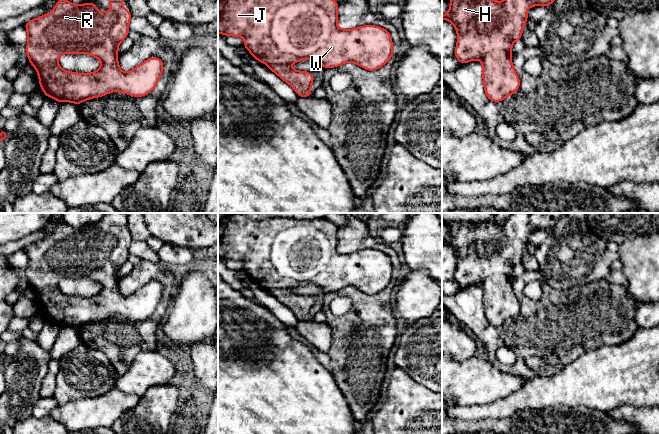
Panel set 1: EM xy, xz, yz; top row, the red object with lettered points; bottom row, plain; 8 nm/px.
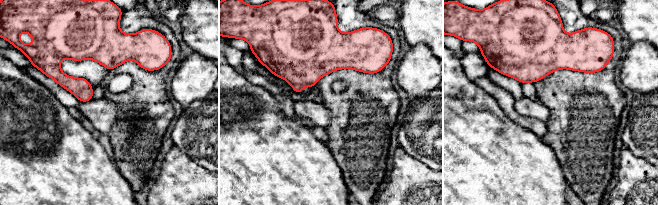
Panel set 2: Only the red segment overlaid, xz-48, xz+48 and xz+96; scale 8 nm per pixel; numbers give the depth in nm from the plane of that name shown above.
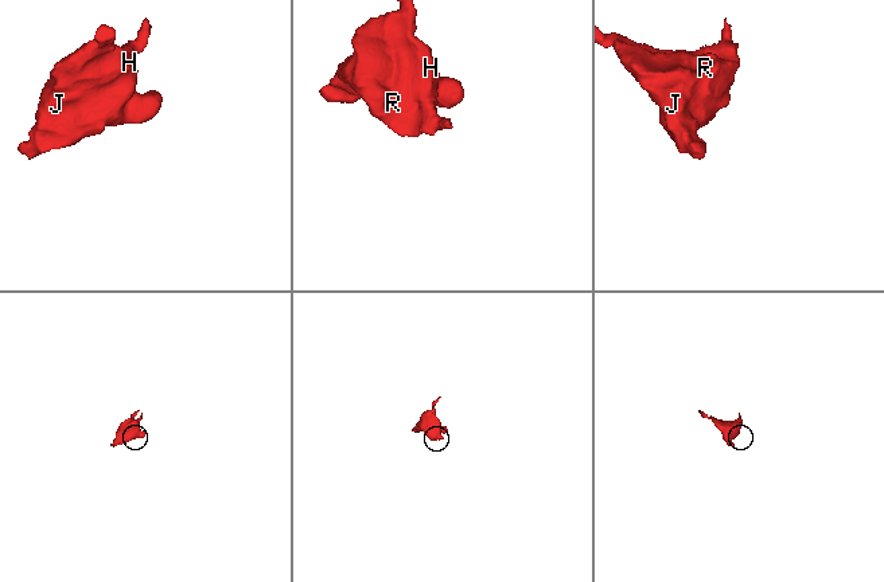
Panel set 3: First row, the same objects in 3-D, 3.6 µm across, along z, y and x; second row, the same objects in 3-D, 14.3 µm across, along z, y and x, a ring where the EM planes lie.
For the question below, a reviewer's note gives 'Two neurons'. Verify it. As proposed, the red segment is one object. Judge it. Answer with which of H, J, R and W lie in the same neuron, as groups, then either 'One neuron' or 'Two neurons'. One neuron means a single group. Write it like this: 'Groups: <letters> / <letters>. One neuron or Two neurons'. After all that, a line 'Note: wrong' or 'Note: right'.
Groups: H J R W. One neuron
Note: wrong

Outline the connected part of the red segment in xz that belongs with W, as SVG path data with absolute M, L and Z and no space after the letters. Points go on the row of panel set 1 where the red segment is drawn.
M218 0L218 33L244 37L246 50L288 83L299 97L311 96L314 75L311 72L294 70L290 67L293 62L313 59L326 70L353 62L368 71L375 71L393 58L393 42L389 30L375 25L340 29L337 21L338 2L336 0Z

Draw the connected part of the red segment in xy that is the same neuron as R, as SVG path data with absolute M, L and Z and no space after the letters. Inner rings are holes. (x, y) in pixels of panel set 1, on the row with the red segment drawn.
M59 0L50 13L39 16L25 23L28 34L26 54L30 64L38 73L40 88L45 96L57 102L72 102L76 105L111 92L122 92L133 97L149 94L162 77L164 62L158 57L151 57L125 73L118 64L118 47L128 36L132 13L121 5L122 0L108 0L110 12L98 12L97 5L87 2L82 5L68 0ZM87 53L102 62L102 66L88 74L63 70L58 59L62 54Z

